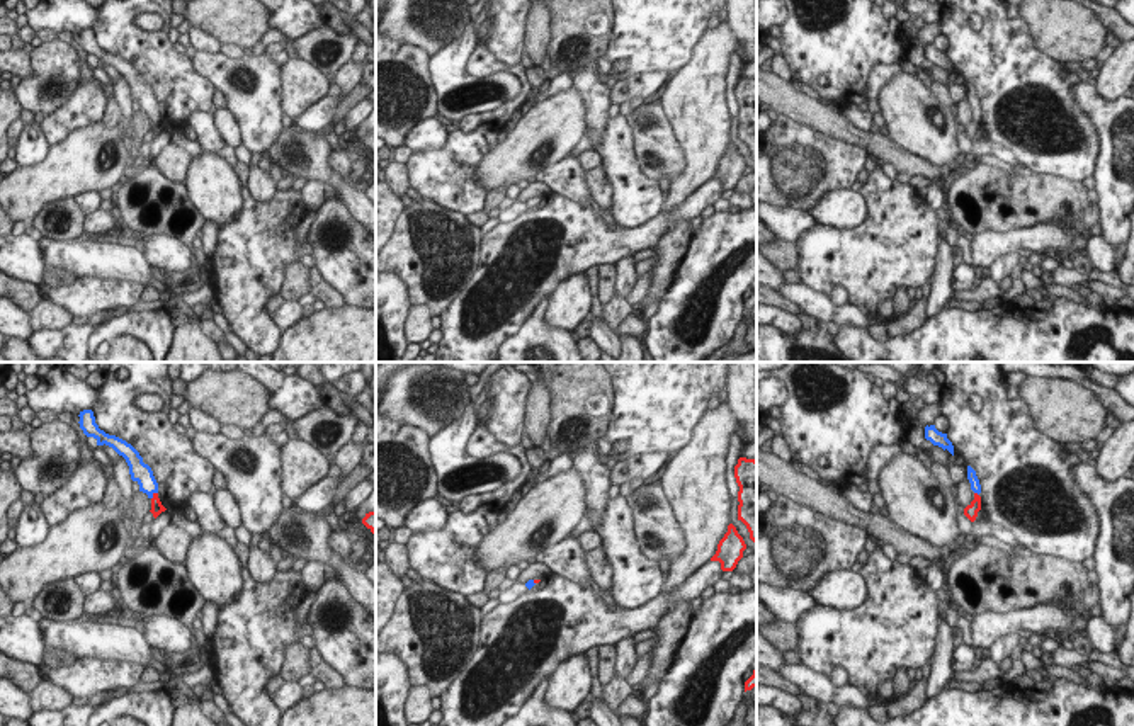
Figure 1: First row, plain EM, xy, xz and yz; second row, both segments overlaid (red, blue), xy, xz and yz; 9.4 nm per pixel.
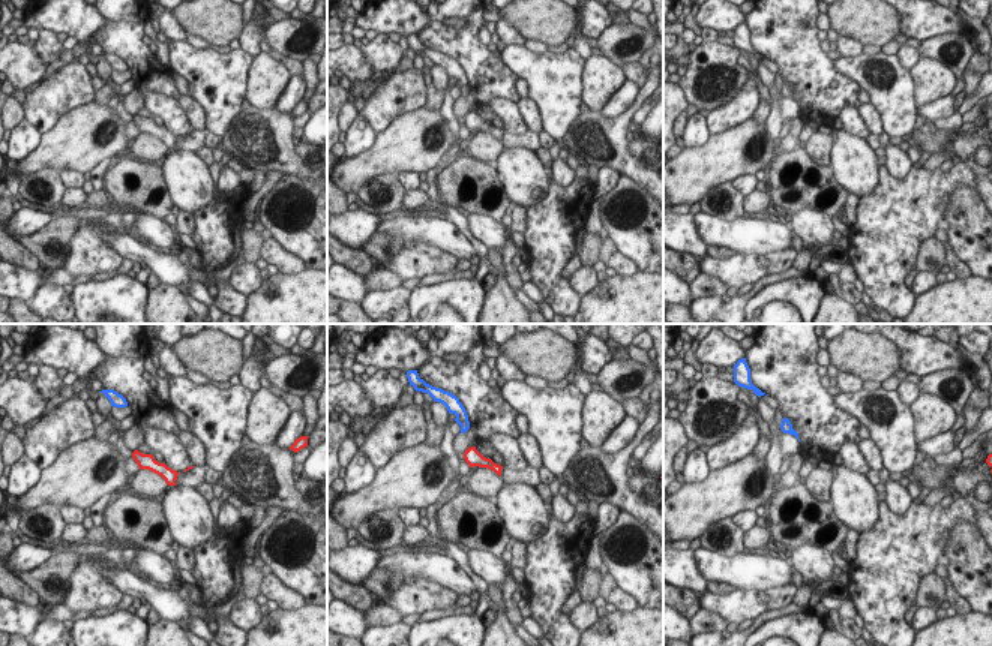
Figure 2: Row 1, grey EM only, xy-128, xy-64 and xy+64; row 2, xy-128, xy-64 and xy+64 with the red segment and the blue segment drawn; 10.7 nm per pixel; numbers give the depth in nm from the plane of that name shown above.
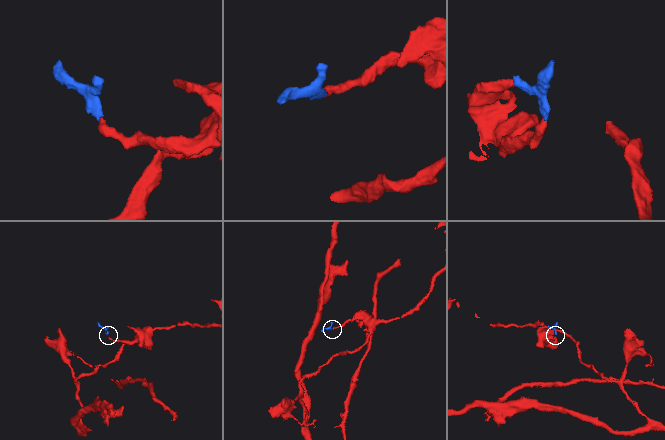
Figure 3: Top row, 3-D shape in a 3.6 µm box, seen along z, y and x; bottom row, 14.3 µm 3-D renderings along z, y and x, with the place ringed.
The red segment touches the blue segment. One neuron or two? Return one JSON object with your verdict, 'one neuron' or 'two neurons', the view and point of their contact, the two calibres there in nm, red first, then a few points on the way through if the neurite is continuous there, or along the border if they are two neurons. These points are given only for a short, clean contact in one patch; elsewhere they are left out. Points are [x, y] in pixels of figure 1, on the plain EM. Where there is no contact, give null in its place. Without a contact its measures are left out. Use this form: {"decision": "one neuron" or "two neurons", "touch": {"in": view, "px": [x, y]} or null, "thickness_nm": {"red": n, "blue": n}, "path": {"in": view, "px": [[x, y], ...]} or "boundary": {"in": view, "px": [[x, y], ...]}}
{"decision": "one neuron", "touch": {"in": "xy", "px": [153, 114]}, "thickness_nm": {"red": 120, "blue": 190}, "path": {"in": "xy", "px": [[157, 126], [153, 114], [141, 92]]}}

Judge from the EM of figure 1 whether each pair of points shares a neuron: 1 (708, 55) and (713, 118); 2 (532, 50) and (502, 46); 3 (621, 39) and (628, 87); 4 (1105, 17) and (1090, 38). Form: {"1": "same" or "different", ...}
{"1": "same", "2": "different", "3": "different", "4": "different"}

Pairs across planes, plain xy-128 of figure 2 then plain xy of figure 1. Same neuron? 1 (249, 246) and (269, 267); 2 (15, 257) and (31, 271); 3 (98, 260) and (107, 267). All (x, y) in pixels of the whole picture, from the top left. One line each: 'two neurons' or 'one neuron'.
1: two neurons
2: two neurons
3: two neurons

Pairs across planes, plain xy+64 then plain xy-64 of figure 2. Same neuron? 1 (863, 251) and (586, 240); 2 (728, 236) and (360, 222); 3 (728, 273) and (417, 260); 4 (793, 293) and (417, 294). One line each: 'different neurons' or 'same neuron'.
1: different neurons
2: different neurons
3: same neuron
4: same neuron

